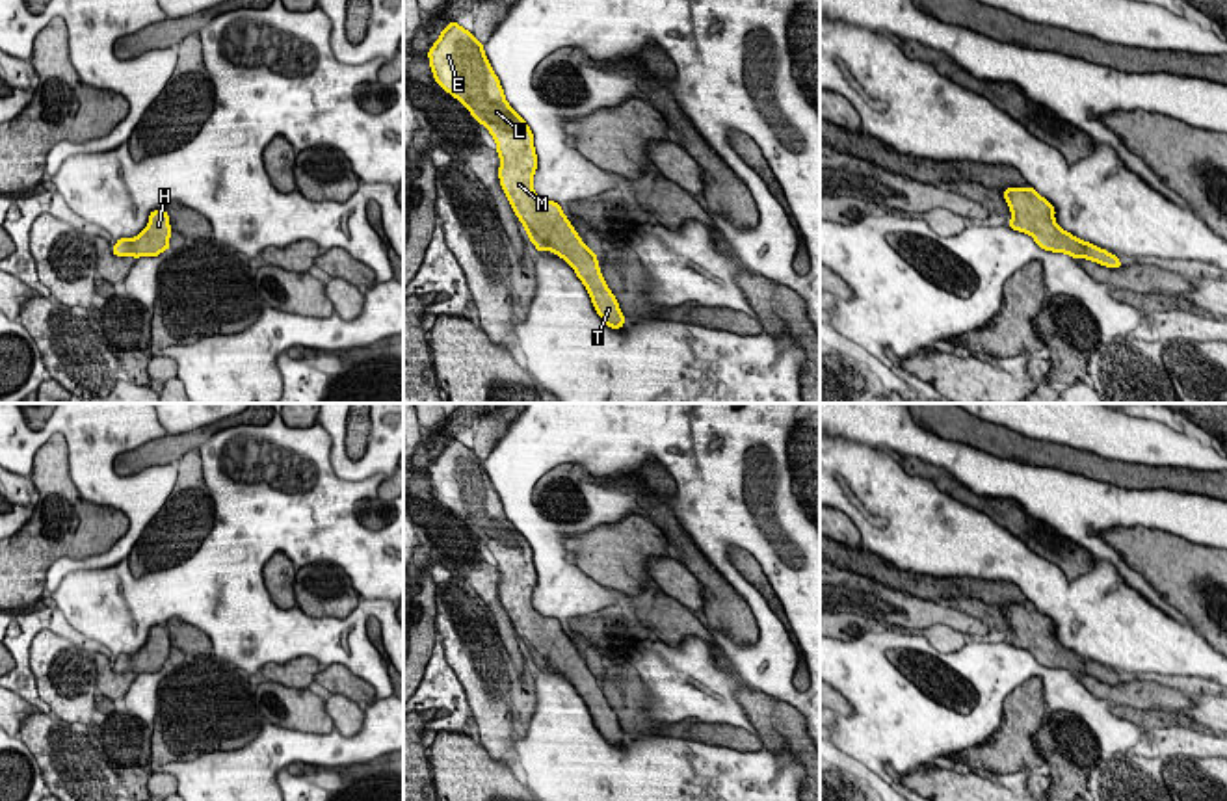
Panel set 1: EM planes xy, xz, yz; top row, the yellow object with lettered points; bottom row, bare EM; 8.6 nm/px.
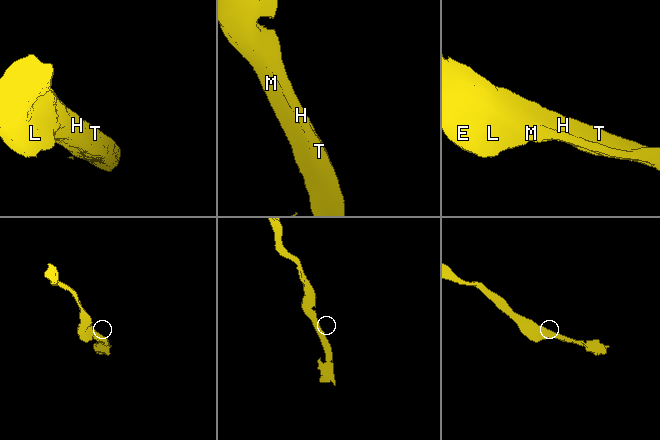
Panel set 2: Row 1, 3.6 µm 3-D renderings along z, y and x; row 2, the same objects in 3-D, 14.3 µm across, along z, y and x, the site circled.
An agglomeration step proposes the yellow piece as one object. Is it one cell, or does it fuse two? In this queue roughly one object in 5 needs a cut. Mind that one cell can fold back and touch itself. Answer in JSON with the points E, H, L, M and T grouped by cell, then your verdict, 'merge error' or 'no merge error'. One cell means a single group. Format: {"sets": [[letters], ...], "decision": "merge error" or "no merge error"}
{"sets": [["E", "H", "L", "M", "T"]], "decision": "no merge error"}

